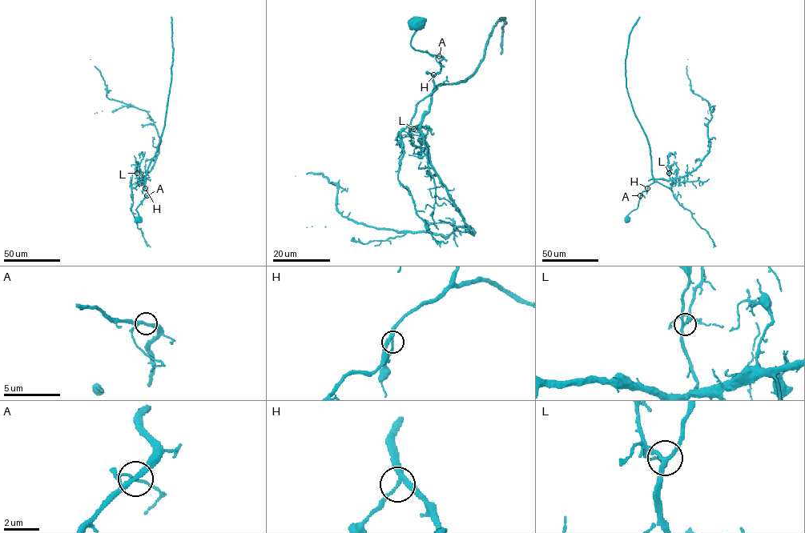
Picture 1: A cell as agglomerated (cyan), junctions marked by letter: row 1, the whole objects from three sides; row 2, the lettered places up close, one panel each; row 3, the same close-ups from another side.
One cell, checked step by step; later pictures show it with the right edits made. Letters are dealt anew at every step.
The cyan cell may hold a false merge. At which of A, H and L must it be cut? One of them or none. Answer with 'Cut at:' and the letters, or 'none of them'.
Cut at: none of them

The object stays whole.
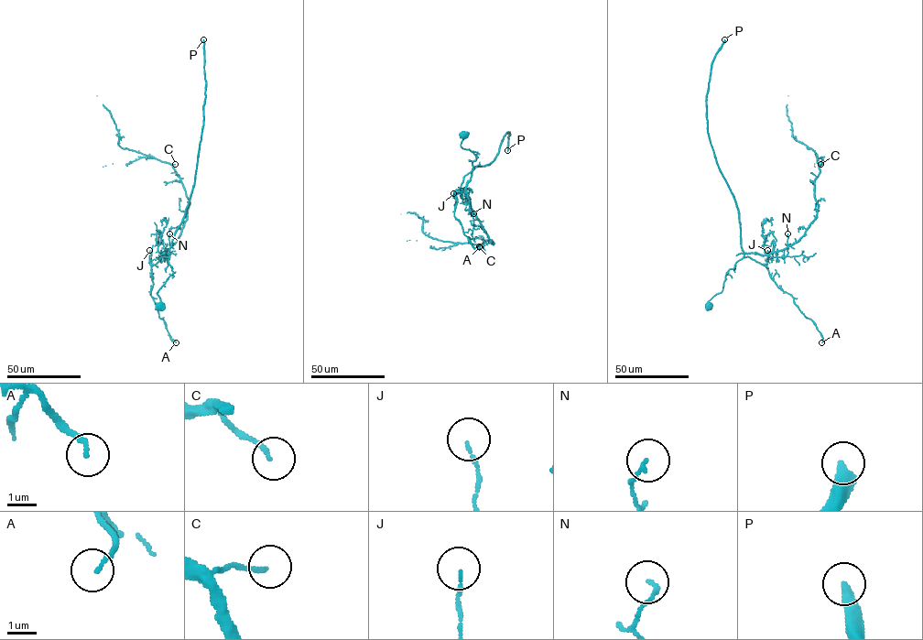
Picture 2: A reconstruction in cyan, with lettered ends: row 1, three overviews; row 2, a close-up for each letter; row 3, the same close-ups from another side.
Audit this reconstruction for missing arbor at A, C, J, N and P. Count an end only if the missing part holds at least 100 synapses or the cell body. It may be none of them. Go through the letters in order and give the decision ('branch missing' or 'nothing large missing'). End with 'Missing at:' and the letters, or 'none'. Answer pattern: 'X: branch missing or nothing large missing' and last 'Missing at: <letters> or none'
A: nothing large missing
C: nothing large missing
J: nothing large missing
N: nothing large missing
P: branch missing
Missing at: P

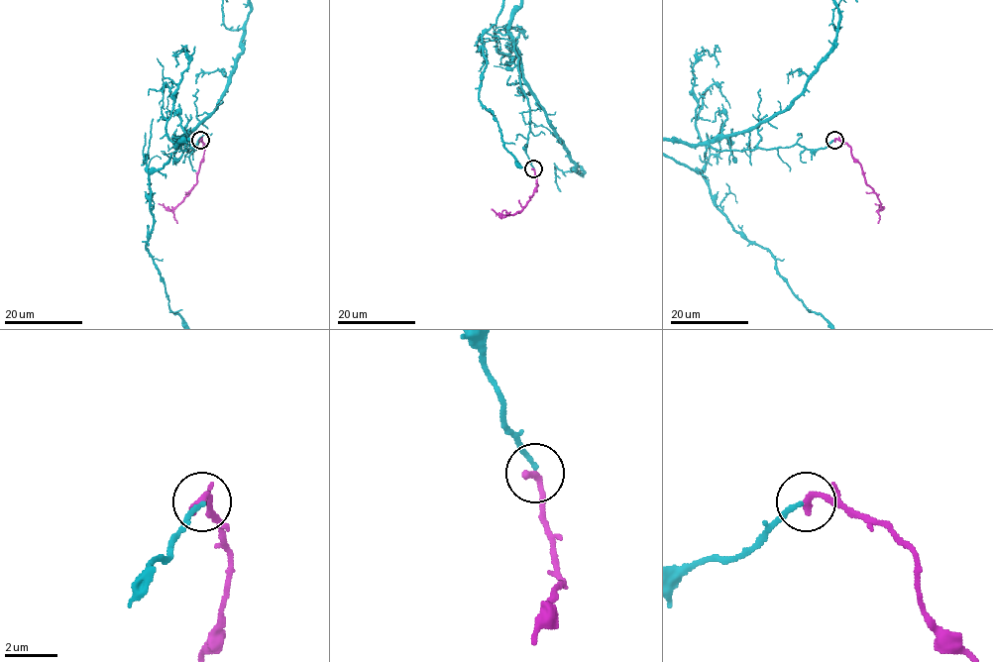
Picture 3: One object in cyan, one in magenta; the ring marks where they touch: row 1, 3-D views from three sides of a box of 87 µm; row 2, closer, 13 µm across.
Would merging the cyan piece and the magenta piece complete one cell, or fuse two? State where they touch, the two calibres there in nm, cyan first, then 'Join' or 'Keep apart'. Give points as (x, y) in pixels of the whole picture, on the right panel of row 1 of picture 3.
Place: (834, 140). Thickness 180 nm (cyan) against 300 nm. Join

